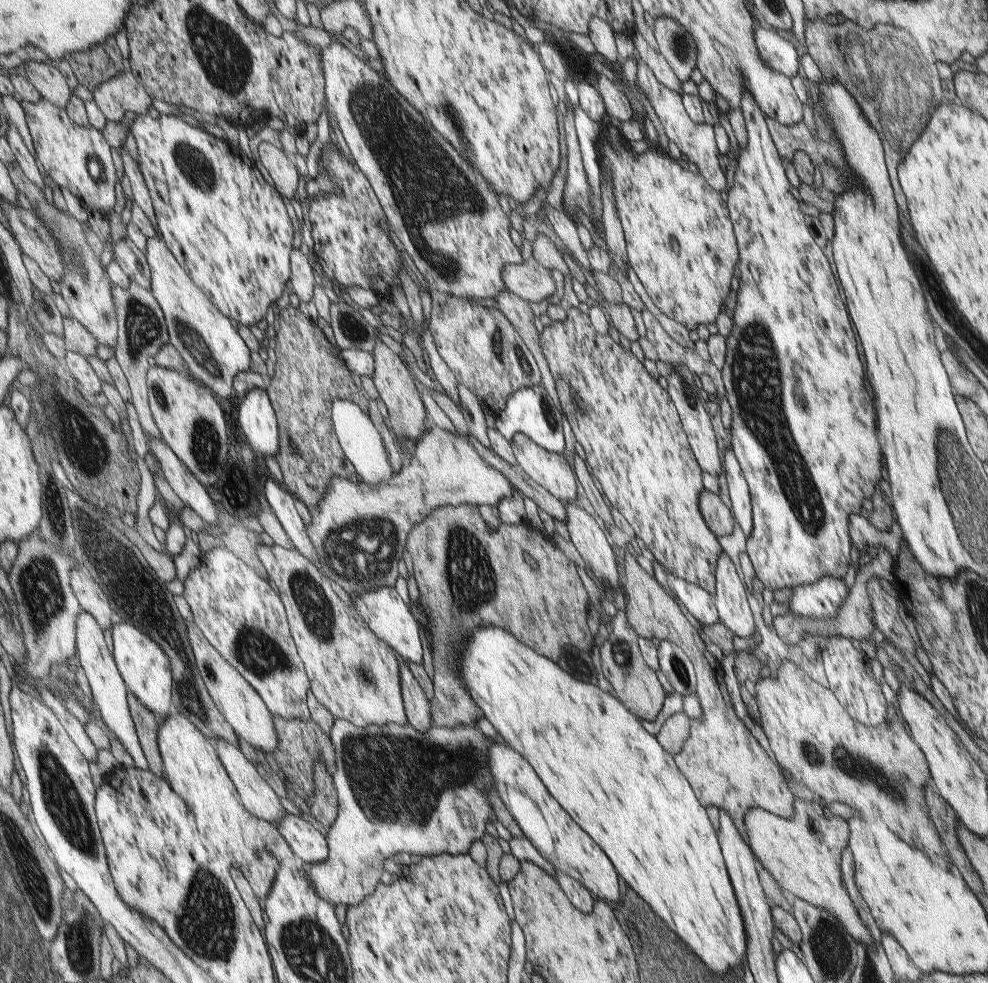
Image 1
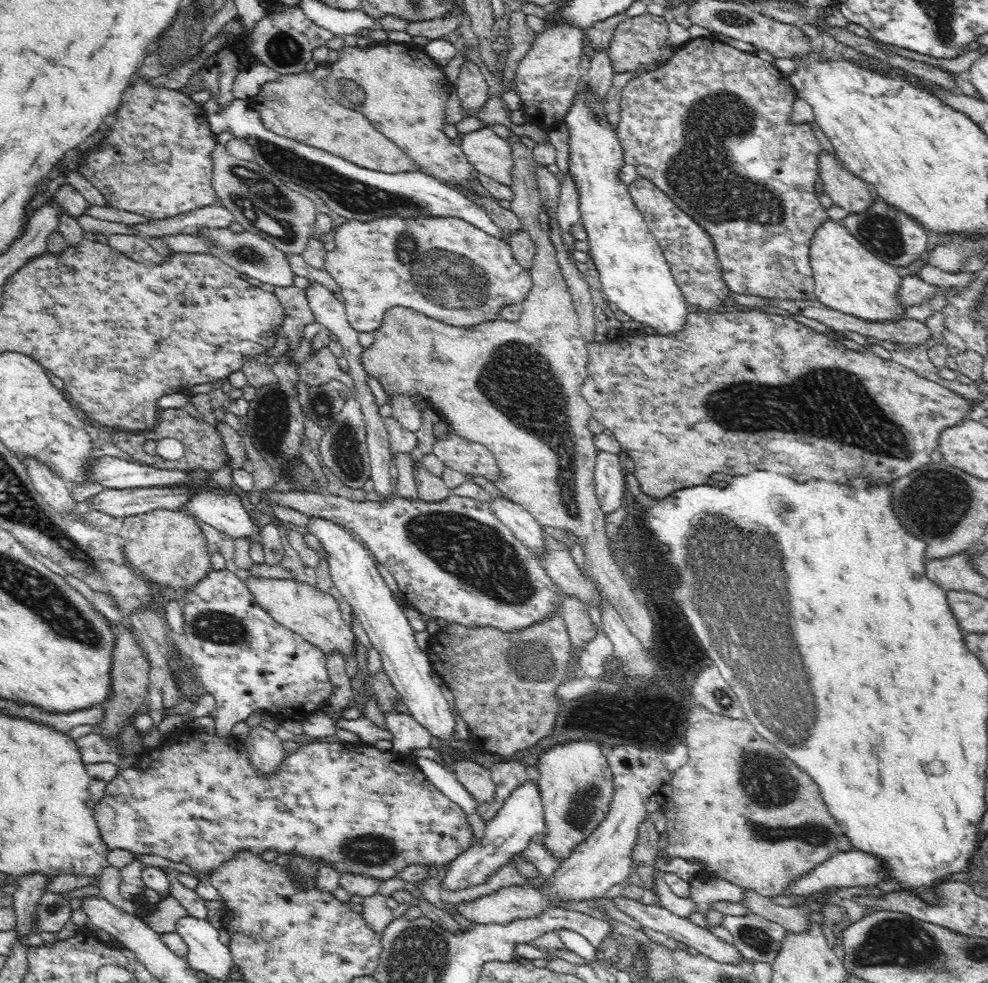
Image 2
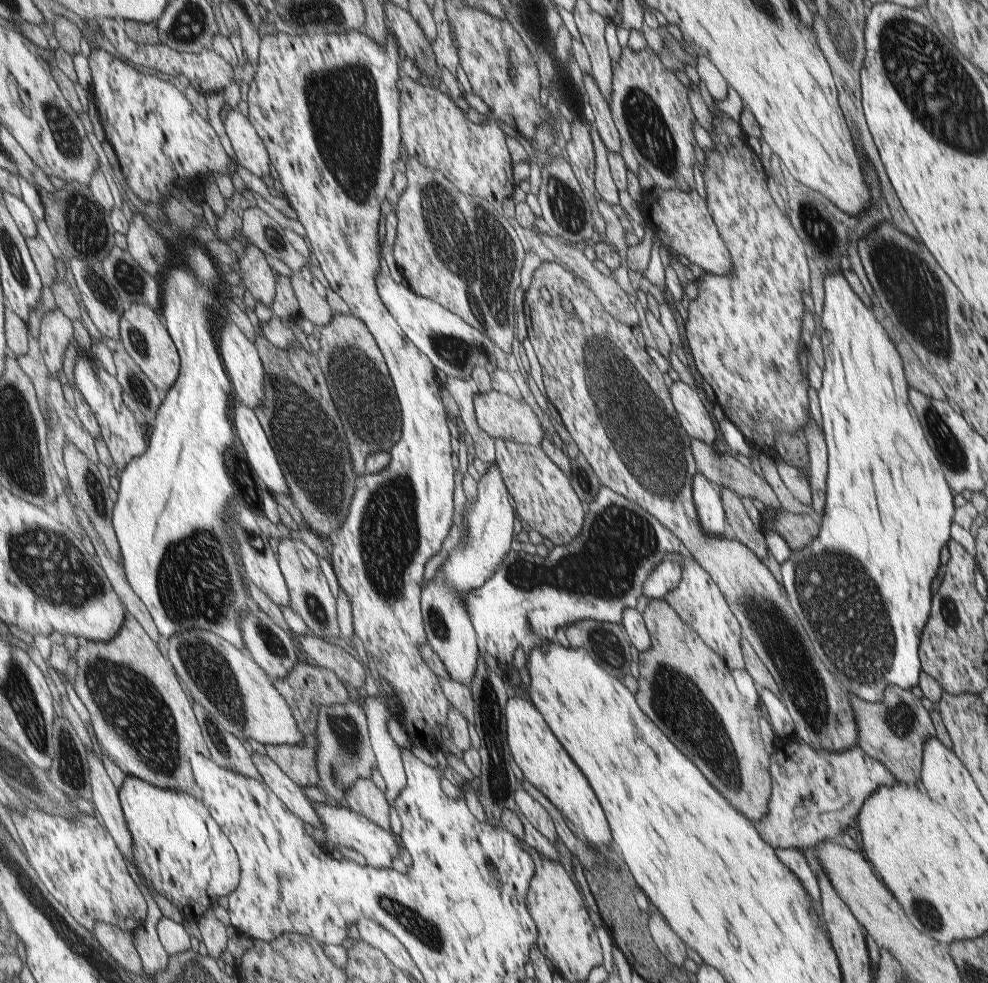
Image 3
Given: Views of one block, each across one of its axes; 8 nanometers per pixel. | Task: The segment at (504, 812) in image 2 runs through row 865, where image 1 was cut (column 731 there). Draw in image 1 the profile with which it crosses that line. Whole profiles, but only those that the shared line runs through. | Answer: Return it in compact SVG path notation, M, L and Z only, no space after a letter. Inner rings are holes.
M729 446L725 452L725 470L728 484L728 494L732 503L731 512L735 521L740 524L740 528L746 537L752 534L753 516L752 500L748 482L742 474L738 458Z

